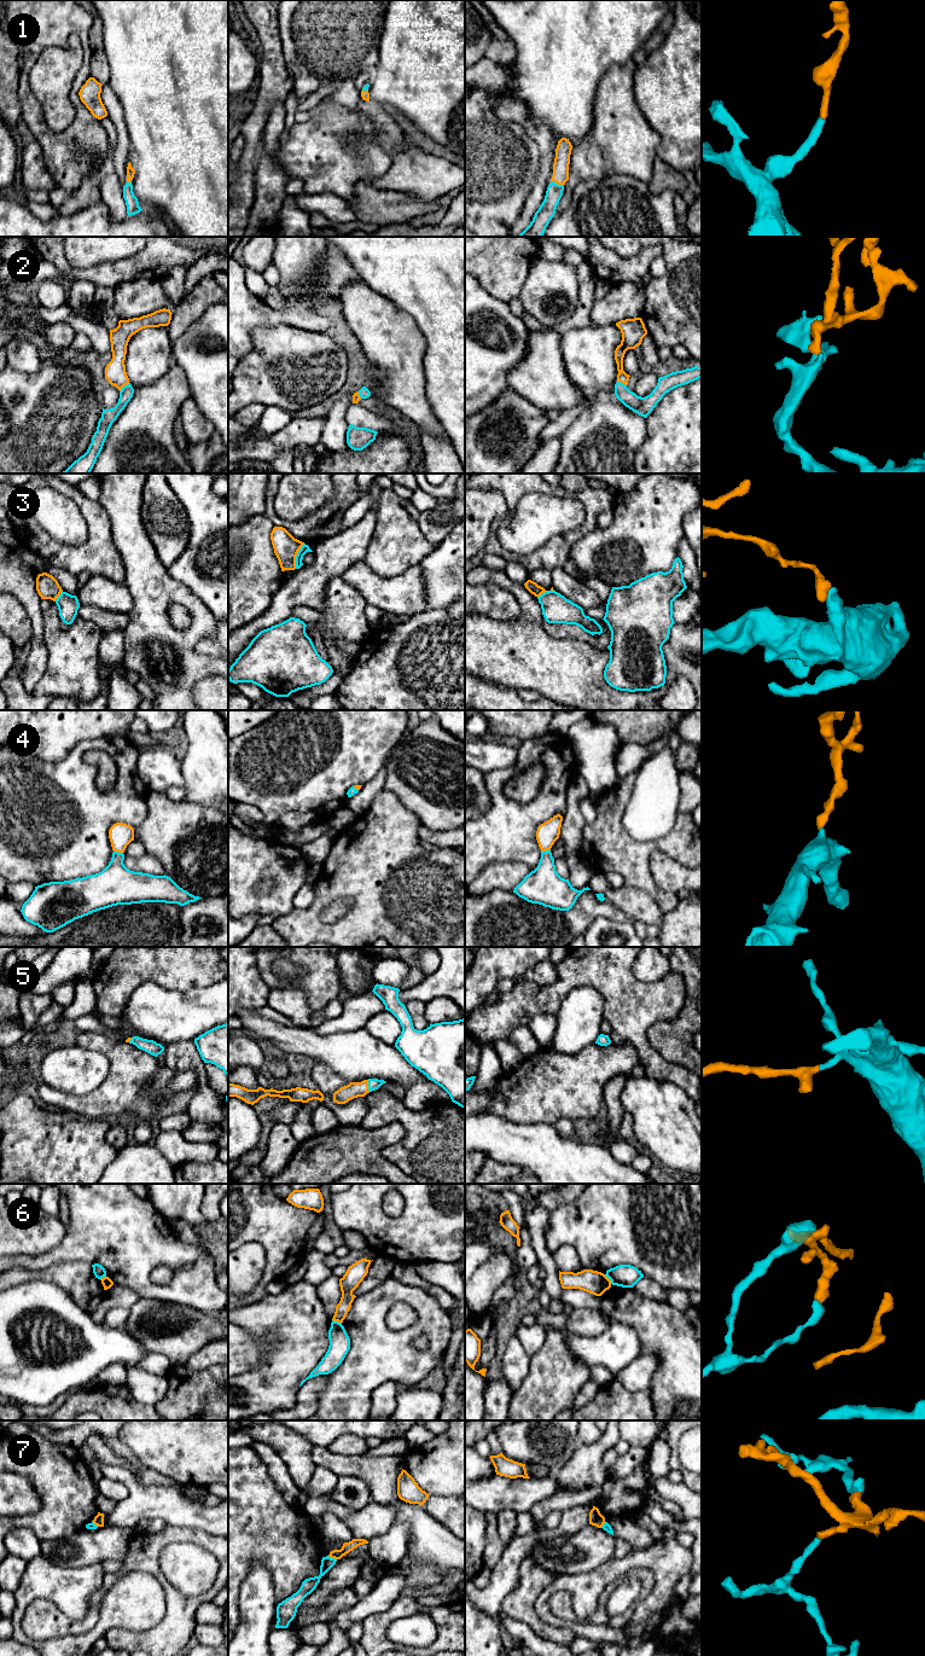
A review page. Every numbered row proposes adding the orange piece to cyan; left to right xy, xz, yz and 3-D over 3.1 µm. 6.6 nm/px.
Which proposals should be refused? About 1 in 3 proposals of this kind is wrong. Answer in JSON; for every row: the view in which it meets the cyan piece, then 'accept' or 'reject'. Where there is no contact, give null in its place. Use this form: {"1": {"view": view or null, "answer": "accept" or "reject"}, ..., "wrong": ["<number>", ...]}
{"1": {"view": "yz", "answer": "accept"}, "2": {"view": "xy", "answer": "accept"}, "3": {"view": "xz", "answer": "reject"}, "4": {"view": "xy", "answer": "accept"}, "5": {"view": "xz", "answer": "accept"}, "6": {"view": "xz", "answer": "reject"}, "7": {"view": "xz", "answer": "reject"}, "wrong": ["3", "6", "7"]}

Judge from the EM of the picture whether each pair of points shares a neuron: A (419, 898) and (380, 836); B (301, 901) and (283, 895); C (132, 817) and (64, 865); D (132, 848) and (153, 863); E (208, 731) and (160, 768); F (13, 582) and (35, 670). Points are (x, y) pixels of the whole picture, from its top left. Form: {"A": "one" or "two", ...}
{"A": "one", "B": "two", "C": "one", "D": "two", "E": "two", "F": "one"}

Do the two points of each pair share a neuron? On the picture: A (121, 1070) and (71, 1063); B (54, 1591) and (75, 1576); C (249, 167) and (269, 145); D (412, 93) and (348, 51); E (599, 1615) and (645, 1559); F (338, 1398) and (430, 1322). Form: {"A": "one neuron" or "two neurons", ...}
{"A": "two neurons", "B": "one neuron", "C": "two neurons", "D": "two neurons", "E": "two neurons", "F": "one neuron"}

